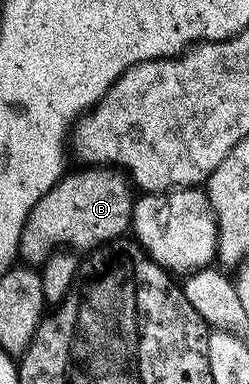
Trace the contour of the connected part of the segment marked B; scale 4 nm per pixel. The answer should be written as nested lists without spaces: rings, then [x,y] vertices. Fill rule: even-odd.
[[[89,166],[81,170],[61,177],[31,209],[19,239],[18,255],[25,264],[43,266],[64,246],[90,253],[119,240],[129,230],[136,201],[127,176],[111,166]]]

